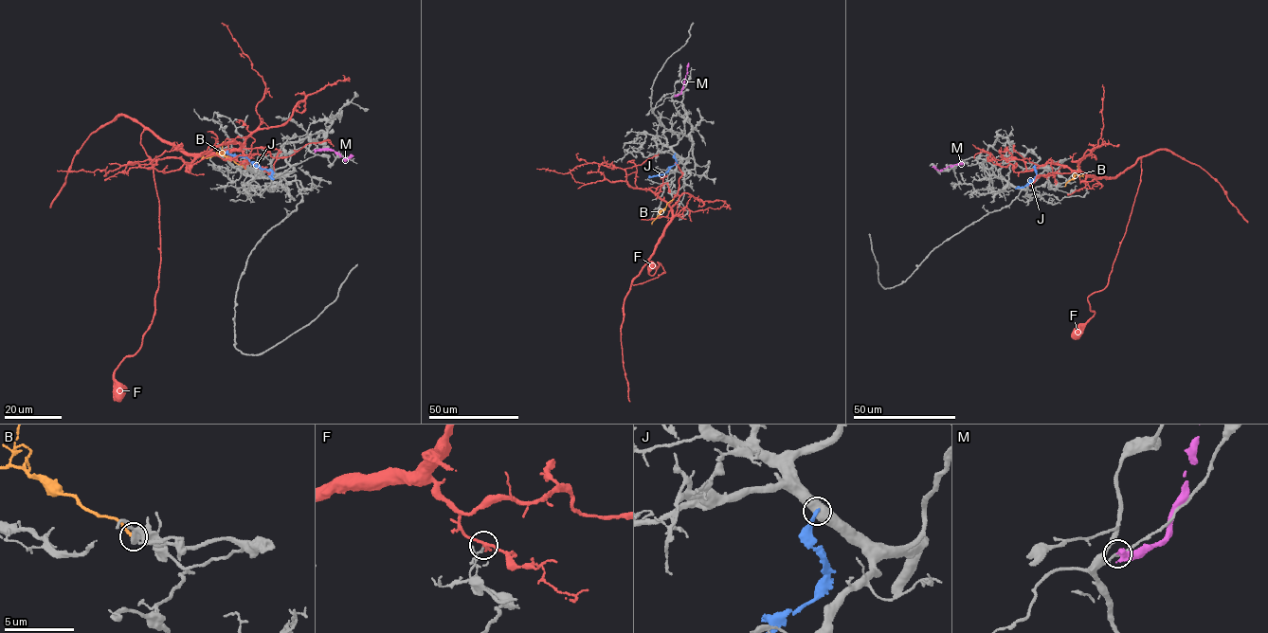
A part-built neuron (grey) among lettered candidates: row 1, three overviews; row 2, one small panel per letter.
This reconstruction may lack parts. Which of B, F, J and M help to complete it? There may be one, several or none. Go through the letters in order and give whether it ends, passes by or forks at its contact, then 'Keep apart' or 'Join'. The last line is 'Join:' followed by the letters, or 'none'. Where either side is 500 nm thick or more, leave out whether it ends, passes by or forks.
B: It ends there. Join
F: It forks there. Keep apart
J: Keep apart
M: Keep apart
Join: B

